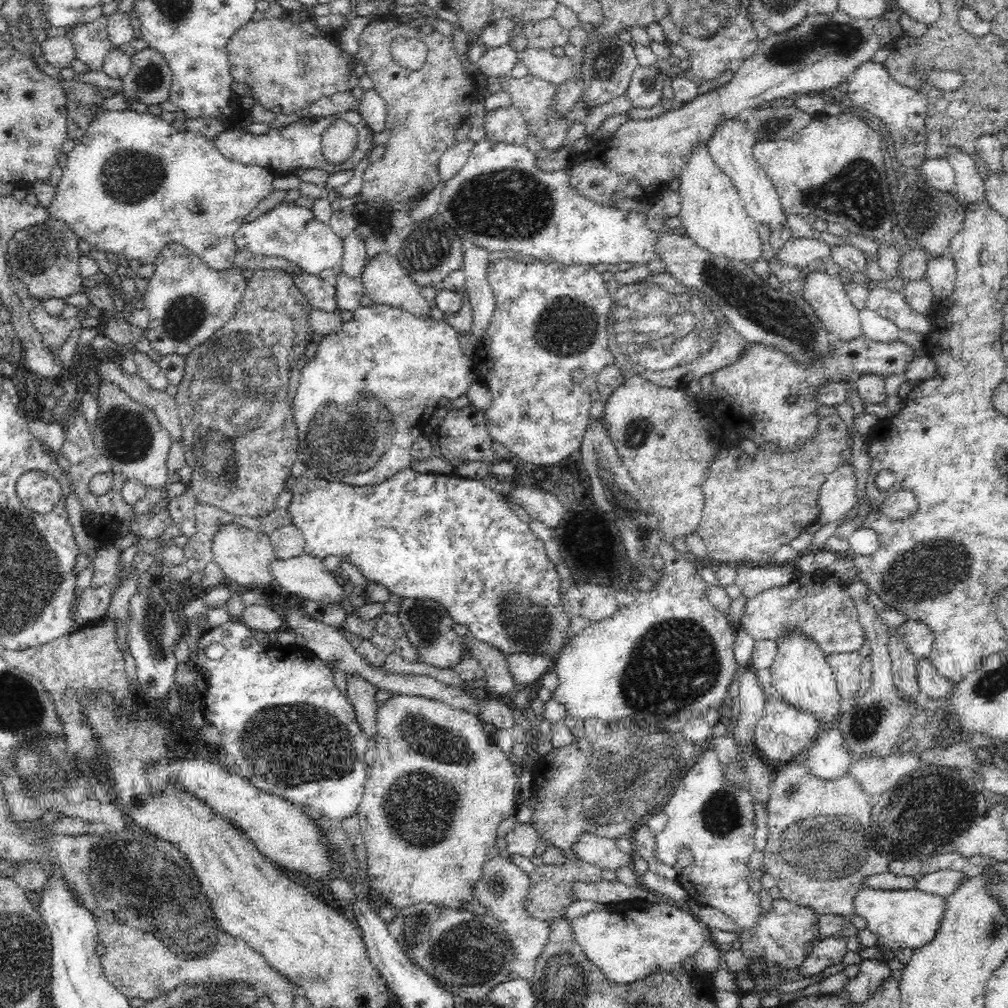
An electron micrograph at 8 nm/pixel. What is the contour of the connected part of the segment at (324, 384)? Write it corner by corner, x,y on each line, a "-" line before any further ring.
375,303
372,306
360,306
353,313
354,317
348,322
343,322
338,332
321,338
315,355
307,360
306,366
301,370
300,385
294,396
292,410
299,438
298,460
305,464
309,474
330,482
344,482
352,486
372,486
384,482
398,471
410,467
410,463
413,461
411,448
416,439
423,433
428,420
434,414
434,410
437,410
438,400
440,398
454,400
464,395
470,384
479,379
474,371
473,360
464,356
462,345
459,342
458,330
452,324
448,324
446,320
435,321
430,316
416,317
407,311

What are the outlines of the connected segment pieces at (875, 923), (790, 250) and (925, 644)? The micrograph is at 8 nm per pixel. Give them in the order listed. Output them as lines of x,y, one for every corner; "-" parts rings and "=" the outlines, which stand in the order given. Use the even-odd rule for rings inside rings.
862,888
854,896
856,914
867,922
866,928
877,936
878,944
897,952
901,946
916,950
928,944
946,914
946,897
928,894
922,890
876,890
=
792,238
776,253
786,265
804,269
810,262
829,259
831,247
826,242
813,238
=
908,619
904,624
896,627
896,633
904,637
908,649
918,660
929,658
934,650
934,631
923,621

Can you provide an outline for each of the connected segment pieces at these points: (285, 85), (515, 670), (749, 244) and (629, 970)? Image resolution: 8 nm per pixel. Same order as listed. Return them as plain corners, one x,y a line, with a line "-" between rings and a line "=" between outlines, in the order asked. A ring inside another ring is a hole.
287,15
273,19
267,17
247,22
236,30
236,35
227,43
228,61
234,82
247,84
254,91
254,102
260,102
264,108
275,114
291,114
301,111
307,104
331,94
348,91
348,79
353,74
351,58
340,49
334,40
306,34
301,24
294,24
=
547,654
507,655
507,665
517,688
529,686
552,669
555,658
=
706,144
692,149
679,180
679,195
681,208
678,218
684,226
681,233
708,250
712,256
720,256
727,260
740,260
746,264
764,260
762,242
759,238
759,226
749,218
738,189
732,184
732,179
716,165
=
632,900
617,908
581,913
571,925
589,961
616,984
630,984
656,969
671,971
682,967
682,962
693,957
709,936
709,927
685,907
648,900

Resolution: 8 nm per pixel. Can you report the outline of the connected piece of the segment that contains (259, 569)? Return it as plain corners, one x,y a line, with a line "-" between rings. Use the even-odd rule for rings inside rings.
233,522
222,524
212,540
212,554
213,560
224,571
226,581
232,580
240,586
258,591
276,589
274,575
270,573
270,562
276,560
277,556
268,534
242,528

